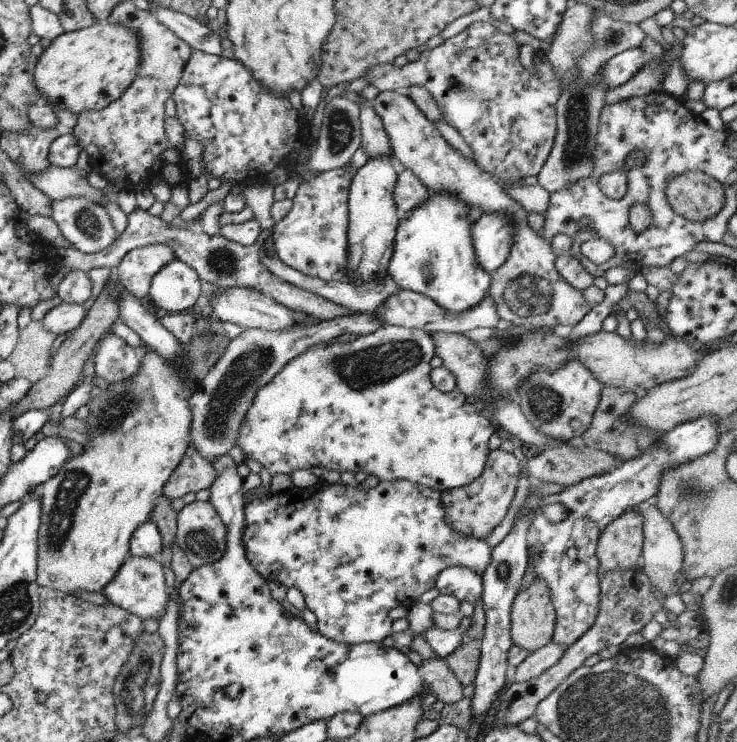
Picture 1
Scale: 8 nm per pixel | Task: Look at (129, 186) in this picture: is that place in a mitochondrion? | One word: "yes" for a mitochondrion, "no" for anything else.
no

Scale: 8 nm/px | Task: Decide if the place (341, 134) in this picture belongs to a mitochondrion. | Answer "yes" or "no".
yes

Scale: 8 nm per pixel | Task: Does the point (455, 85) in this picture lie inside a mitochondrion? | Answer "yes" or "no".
yes

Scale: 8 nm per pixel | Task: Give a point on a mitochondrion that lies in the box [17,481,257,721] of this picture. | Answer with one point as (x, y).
(144, 662)

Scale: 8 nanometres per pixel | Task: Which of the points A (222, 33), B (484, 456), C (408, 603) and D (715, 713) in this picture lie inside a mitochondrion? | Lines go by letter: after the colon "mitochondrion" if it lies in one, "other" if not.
A: other
B: other
C: other
D: other

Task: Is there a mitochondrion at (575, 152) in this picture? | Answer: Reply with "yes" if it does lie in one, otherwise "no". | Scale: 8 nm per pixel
yes

